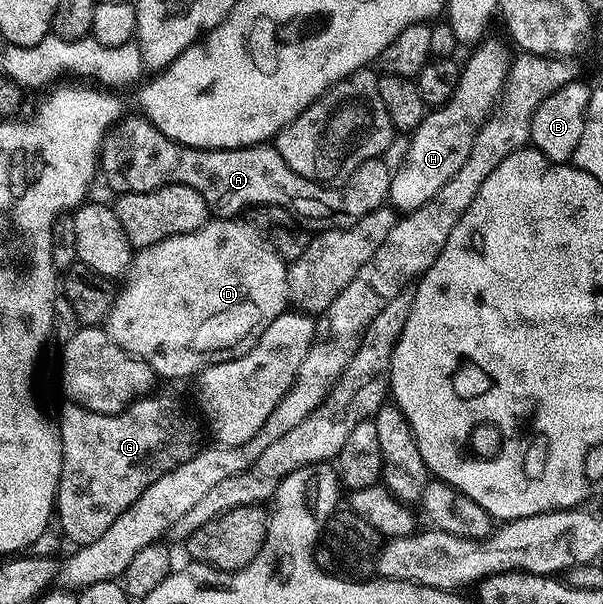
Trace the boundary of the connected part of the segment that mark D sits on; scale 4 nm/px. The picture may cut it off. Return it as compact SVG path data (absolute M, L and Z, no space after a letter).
M208 220L207 224L201 226L197 231L185 235L173 235L161 243L153 243L149 247L138 250L134 254L129 276L126 278L127 286L121 291L118 290L117 296L114 298L111 313L105 320L107 332L125 351L129 351L137 359L149 363L151 369L160 378L191 376L194 378L203 370L208 369L210 365L225 363L229 359L237 359L241 355L245 355L259 342L261 335L265 335L265 327L269 327L269 323L273 323L273 319L277 319L282 313L288 312L291 299L289 279L287 278L288 262L284 261L274 249L267 246L265 239L261 239L261 235L257 235L257 231L253 231L253 227L246 220L227 220L231 221Z

